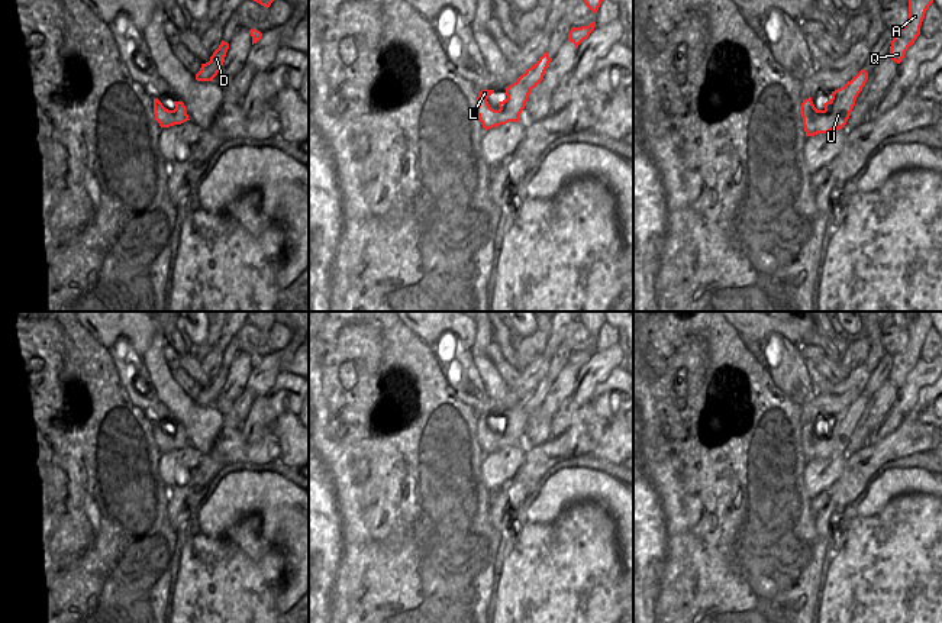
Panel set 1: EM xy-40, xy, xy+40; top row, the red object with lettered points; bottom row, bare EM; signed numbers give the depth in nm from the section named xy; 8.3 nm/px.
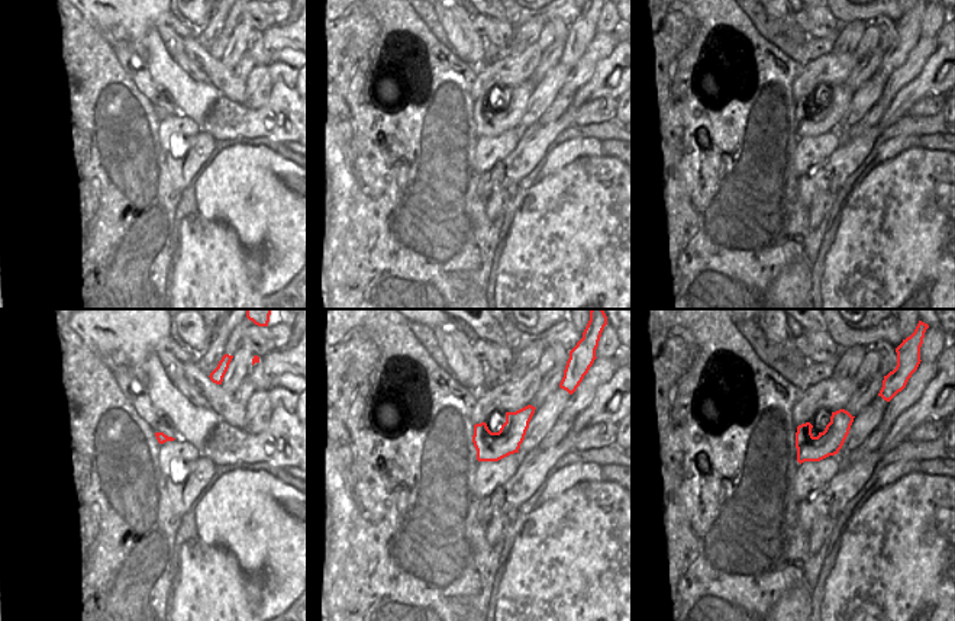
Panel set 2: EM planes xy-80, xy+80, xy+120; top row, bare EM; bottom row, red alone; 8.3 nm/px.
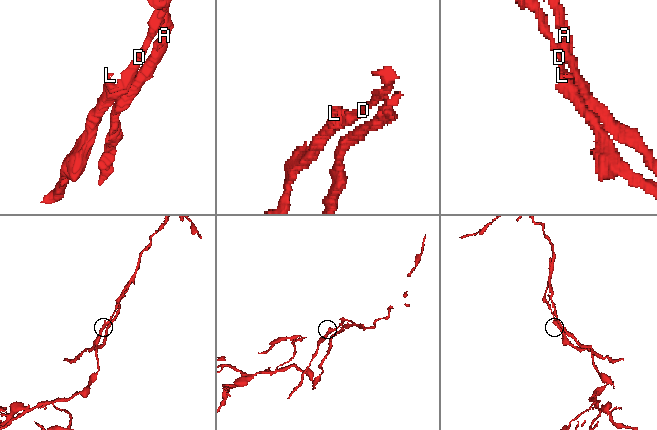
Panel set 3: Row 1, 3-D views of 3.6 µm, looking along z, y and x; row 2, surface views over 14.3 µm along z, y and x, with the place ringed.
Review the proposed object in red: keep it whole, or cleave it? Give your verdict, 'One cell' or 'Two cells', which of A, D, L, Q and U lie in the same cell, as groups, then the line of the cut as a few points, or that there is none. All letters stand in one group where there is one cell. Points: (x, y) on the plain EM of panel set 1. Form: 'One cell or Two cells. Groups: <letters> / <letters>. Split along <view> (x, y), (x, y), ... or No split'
Two cells. Groups: A D Q / L U. Split along xy+40 (845, 409), (848, 415), (861, 412)

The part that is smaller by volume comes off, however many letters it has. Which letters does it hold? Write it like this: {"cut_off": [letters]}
{"cut_off": ["L", "U"]}

